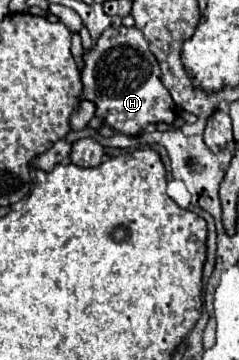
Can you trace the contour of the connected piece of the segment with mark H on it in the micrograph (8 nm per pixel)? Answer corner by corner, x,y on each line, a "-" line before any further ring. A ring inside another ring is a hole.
126,26
106,28
96,40
96,44
90,50
84,50
82,60
84,60
84,68
80,72
80,80
82,80
80,100
90,100
96,106
96,116
102,118
106,126
114,128
116,132
128,134
128,136
138,136
148,124
158,124
158,122
172,124
174,122
176,118
174,100
170,92
164,88
160,80
162,78
160,66
154,54
150,52
144,34
138,28
126,28

